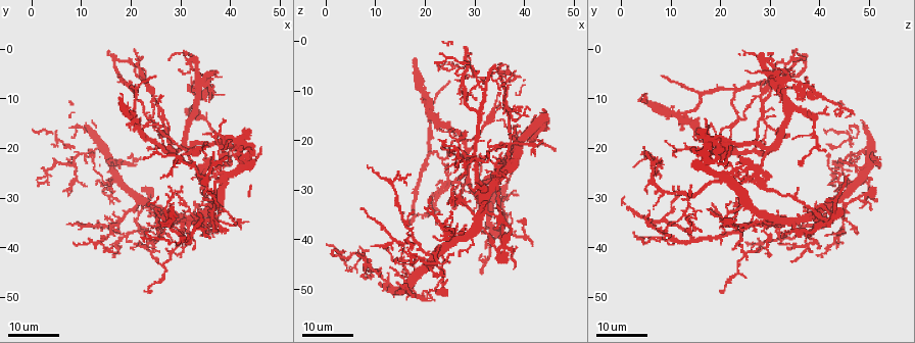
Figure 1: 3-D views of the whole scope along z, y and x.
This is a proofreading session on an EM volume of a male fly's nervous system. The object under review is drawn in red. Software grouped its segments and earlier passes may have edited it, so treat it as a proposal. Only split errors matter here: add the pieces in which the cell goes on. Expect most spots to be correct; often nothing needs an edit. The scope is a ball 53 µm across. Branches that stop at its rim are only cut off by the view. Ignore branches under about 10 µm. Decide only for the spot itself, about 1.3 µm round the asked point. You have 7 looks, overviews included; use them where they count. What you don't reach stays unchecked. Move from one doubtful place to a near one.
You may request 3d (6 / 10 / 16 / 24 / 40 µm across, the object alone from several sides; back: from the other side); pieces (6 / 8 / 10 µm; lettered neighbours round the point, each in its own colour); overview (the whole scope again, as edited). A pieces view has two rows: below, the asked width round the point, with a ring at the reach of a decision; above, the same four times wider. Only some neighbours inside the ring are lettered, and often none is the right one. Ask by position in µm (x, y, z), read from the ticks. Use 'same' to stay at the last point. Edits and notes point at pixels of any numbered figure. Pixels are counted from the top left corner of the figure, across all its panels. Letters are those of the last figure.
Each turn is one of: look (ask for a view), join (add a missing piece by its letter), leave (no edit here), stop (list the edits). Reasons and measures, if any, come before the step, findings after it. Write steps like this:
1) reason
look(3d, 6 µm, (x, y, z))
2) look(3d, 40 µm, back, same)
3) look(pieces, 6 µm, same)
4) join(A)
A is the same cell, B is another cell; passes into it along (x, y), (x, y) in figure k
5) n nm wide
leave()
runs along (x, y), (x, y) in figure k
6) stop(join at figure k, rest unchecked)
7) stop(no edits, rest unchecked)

an open end
look(3d, 16 µm, (25.5, 18.0, 33.5))

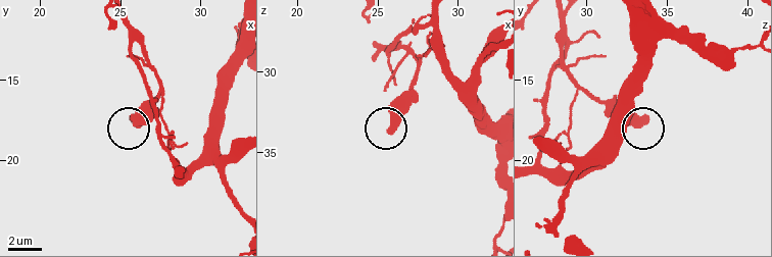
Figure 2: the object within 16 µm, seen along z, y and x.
look(pieces, 6 µm, (25.9, 17.4, 33.7))

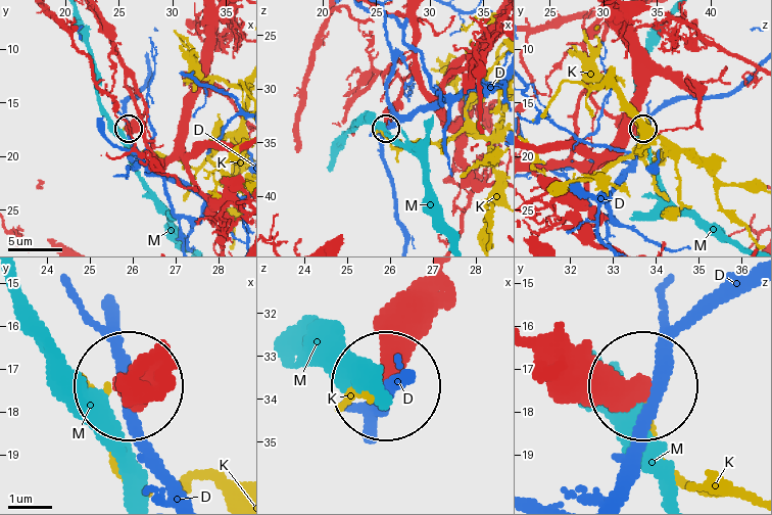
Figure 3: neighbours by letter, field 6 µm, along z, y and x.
leave()
D, K and M are other cells; runs along (531, 338), (637, 382) in figure 3; no lettered piece goes on from it

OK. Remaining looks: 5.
an open end
look(3d, 16 µm, (11.5, 22.0, 42.0))

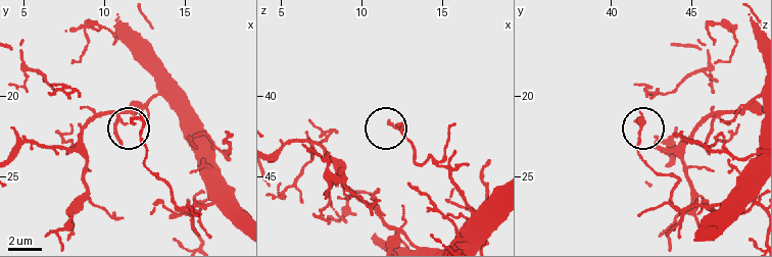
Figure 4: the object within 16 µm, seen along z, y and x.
look(pieces, 10 µm, (11.6, 21.5, 41.6))

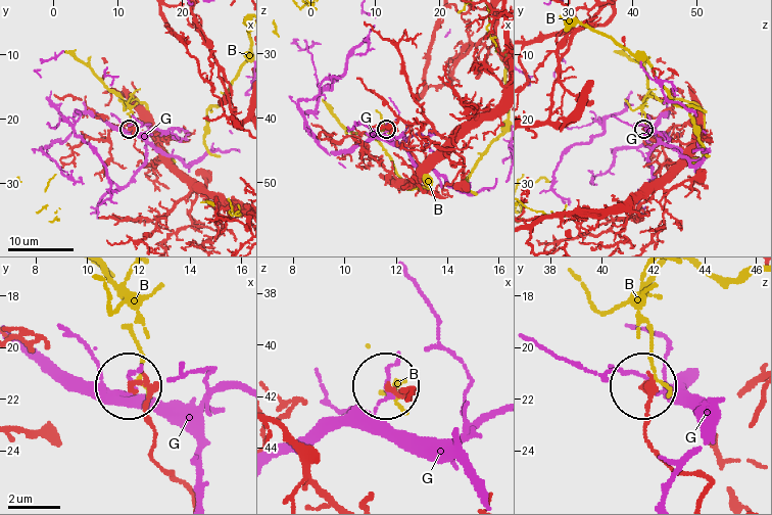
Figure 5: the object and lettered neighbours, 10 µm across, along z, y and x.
leave()
B and G are other cells; runs along (193, 498), (156, 459), (147, 406), (132, 388) in figure 5; no lettered piece goes on from it

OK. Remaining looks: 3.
an open end
look(3d, 24 µm, (18.0, 23.0, 44.5))

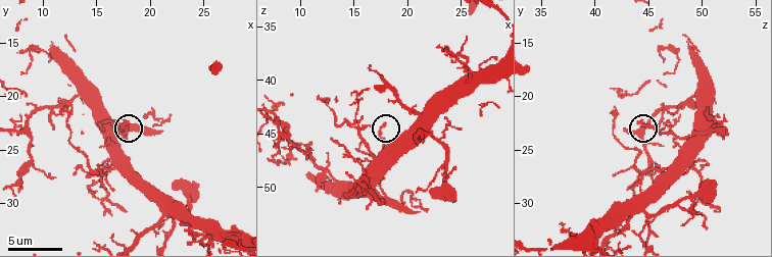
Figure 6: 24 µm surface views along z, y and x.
look(pieces, 6 µm, (17.8, 22.4, 44.0))

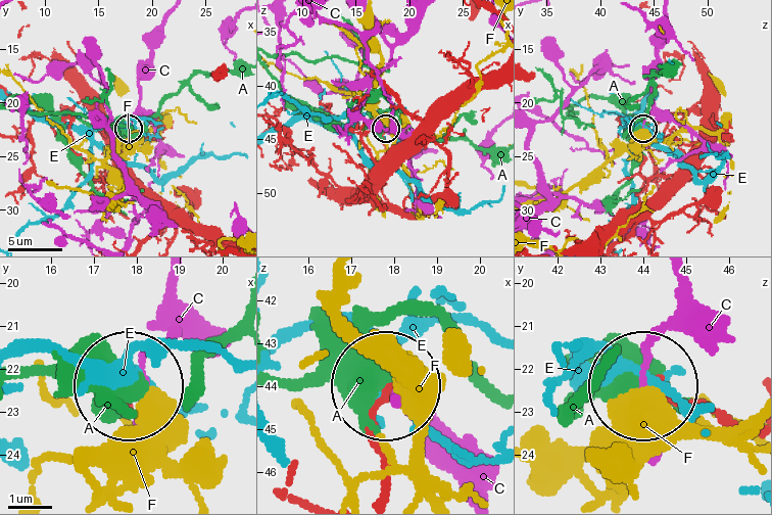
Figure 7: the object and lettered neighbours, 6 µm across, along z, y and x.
leave()
A, C, E and F are other cells; runs along (382, 492), (374, 415), (385, 385) in figure 7; no lettered piece goes on from it

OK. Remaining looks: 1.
stop(no edits, rest unchecked)

